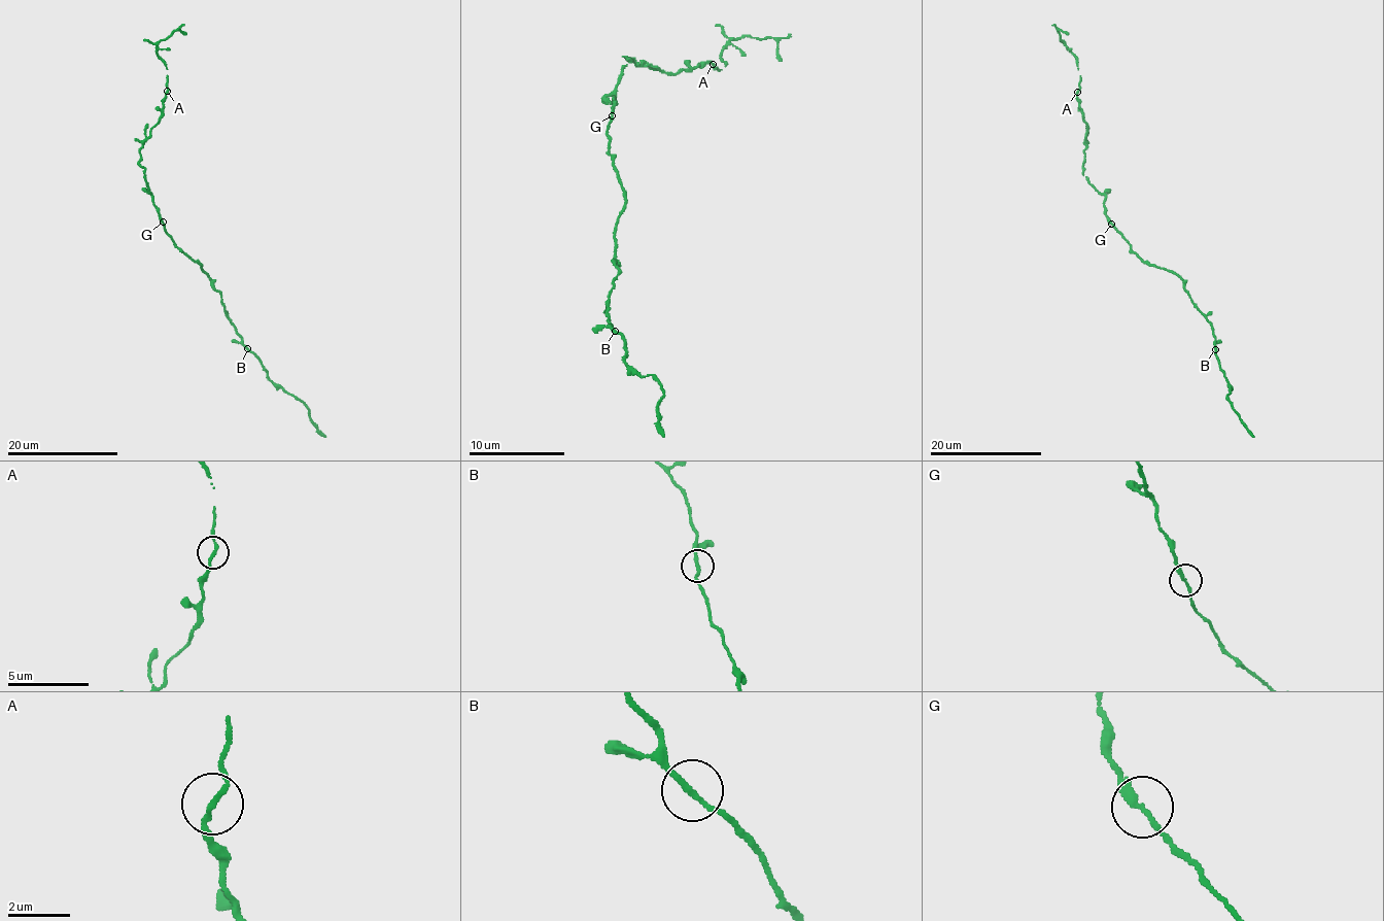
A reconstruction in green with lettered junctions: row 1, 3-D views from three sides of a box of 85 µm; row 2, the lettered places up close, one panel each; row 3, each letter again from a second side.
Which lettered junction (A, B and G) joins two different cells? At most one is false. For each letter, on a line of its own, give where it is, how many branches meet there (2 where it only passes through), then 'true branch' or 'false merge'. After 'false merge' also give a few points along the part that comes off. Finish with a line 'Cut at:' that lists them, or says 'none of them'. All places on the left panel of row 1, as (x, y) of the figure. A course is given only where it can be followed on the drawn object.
A: (167, 91) | 2 | true branch
B: (247, 348) | 2 | true branch
G: (163, 222) | 2 | true branch
Cut at: none of them

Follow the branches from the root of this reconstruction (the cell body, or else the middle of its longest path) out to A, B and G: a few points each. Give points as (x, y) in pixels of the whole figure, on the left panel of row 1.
A: (178, 248), (167, 233), (154, 205), (138, 151), (161, 117), (167, 91)
B: (178, 248), (202, 264), (201, 268), (212, 286), (220, 293), (228, 318), (248, 349)
G: (178, 248), (163, 222)

